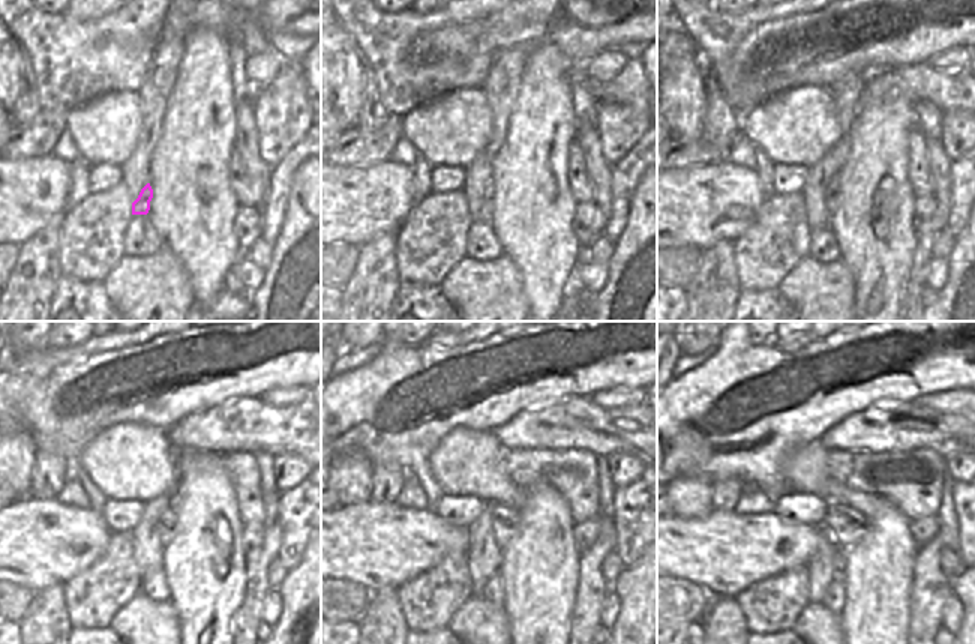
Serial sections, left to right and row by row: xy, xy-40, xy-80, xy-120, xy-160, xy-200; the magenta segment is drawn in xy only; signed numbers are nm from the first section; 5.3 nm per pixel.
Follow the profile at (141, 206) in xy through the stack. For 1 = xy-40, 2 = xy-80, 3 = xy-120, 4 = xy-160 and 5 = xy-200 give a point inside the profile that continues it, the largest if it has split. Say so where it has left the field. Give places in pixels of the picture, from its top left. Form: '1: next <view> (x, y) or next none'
1: next xy-40 (488, 195)
2: next xy-80 (833, 194)
3: next xy-120 (167, 524)
4: next xy-160 (504, 518)
5: next xy-200 (846, 527)

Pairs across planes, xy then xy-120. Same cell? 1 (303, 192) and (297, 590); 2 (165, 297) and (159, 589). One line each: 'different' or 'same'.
1: same
2: different

